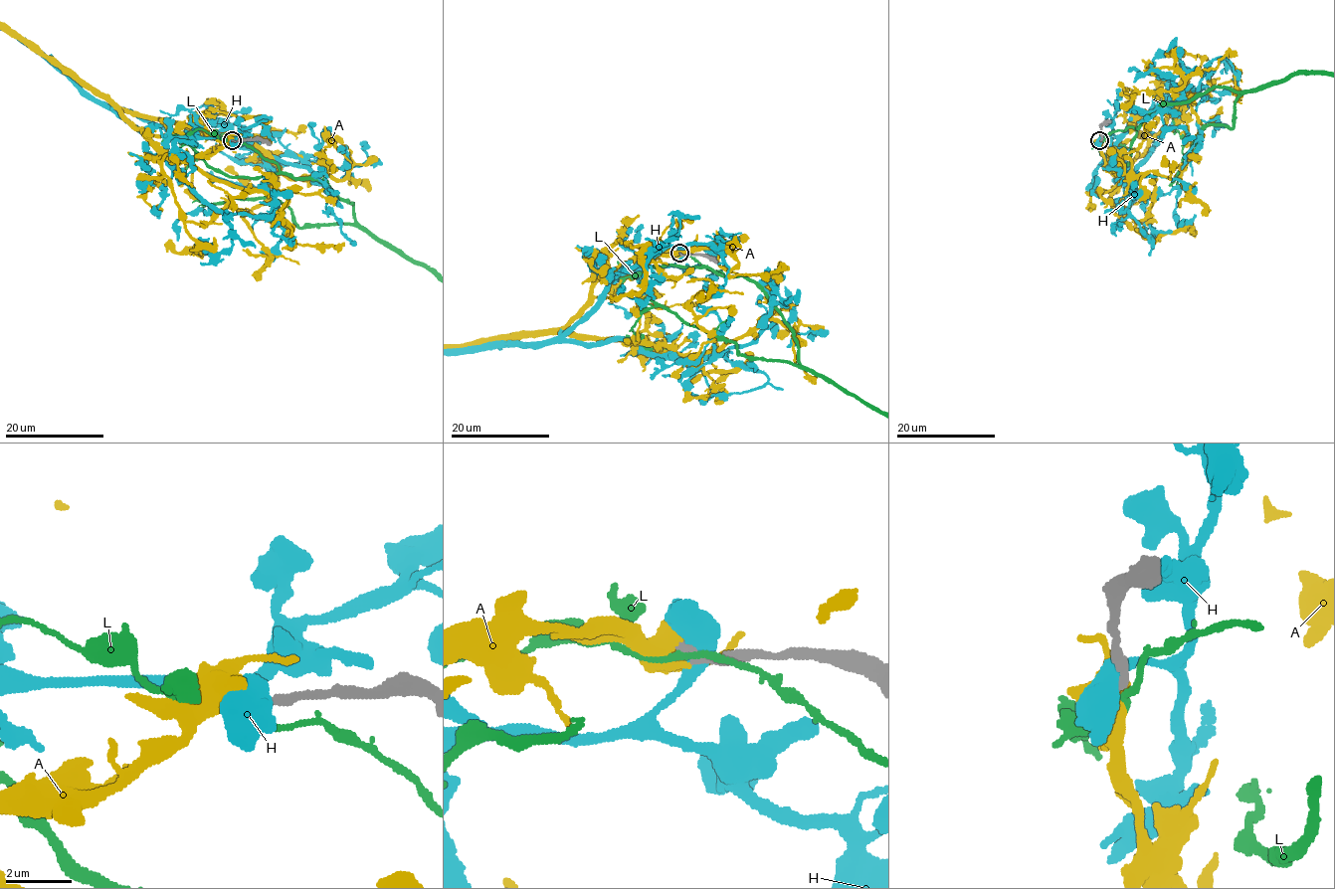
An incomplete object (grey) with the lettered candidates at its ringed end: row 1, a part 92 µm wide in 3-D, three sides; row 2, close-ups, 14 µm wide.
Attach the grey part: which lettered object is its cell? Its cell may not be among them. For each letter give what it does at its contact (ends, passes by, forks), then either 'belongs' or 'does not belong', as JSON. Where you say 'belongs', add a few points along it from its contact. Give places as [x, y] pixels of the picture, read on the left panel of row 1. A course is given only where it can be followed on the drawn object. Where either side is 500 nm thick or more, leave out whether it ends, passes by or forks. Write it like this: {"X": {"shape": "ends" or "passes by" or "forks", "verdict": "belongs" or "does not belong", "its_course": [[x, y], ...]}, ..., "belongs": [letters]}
{"A": {"shape": "passes by", "verdict": "belongs"}, "H": {"verdict": "does not belong"}, "L": {"shape": "passes by", "verdict": "does not belong"}, "belongs": ["A"]}

